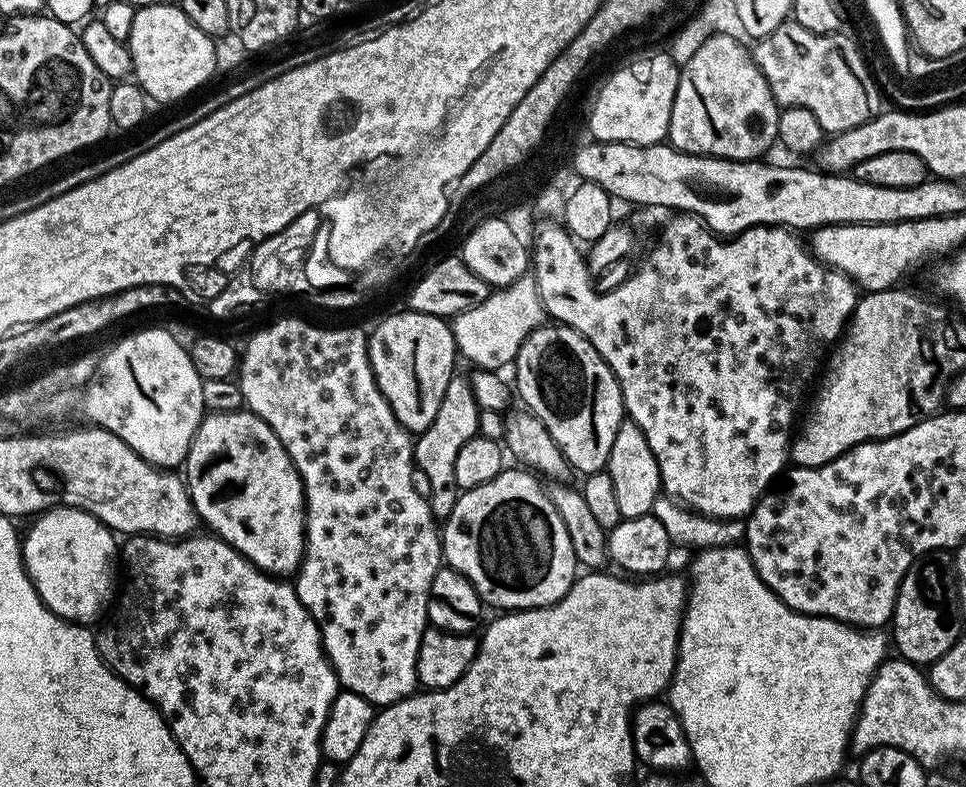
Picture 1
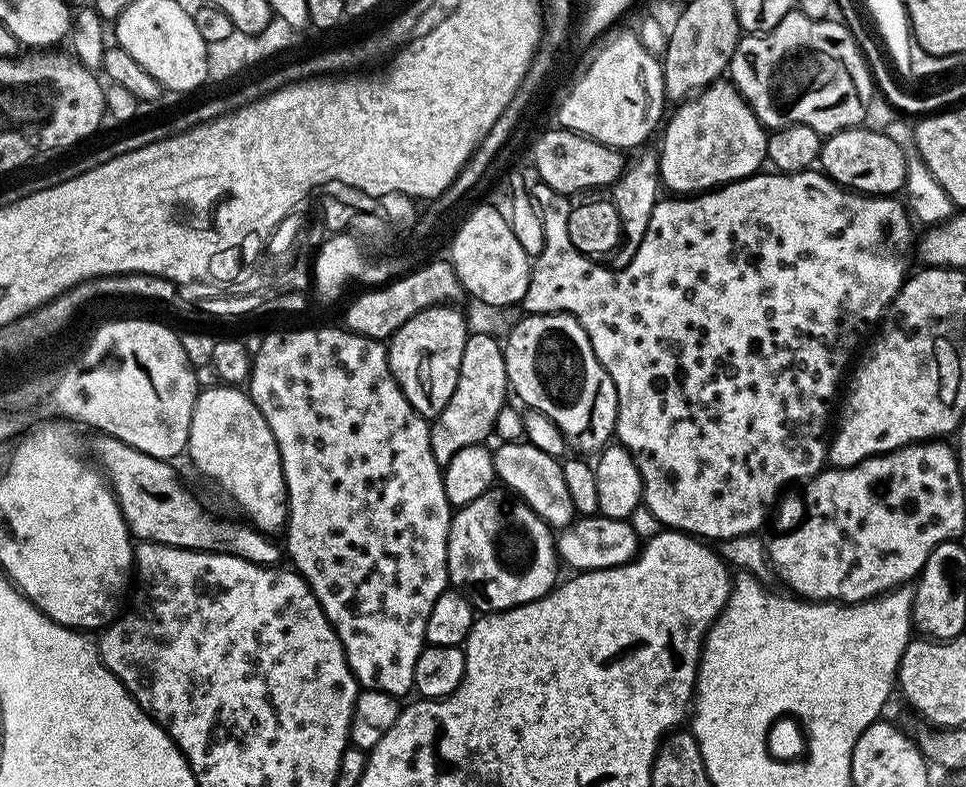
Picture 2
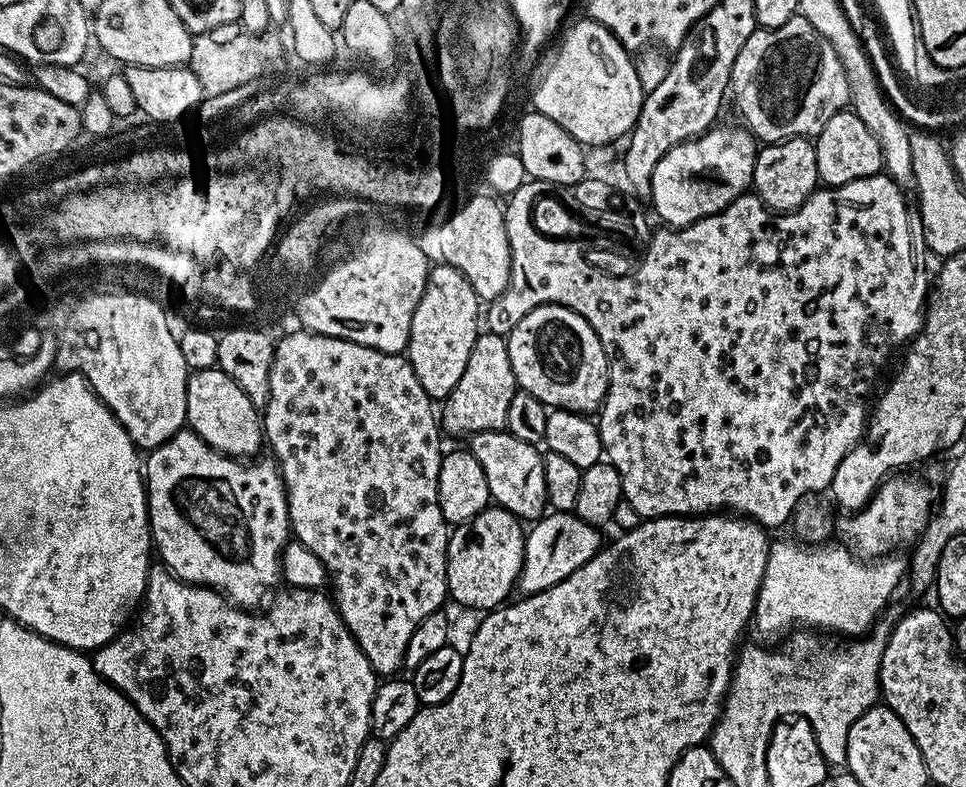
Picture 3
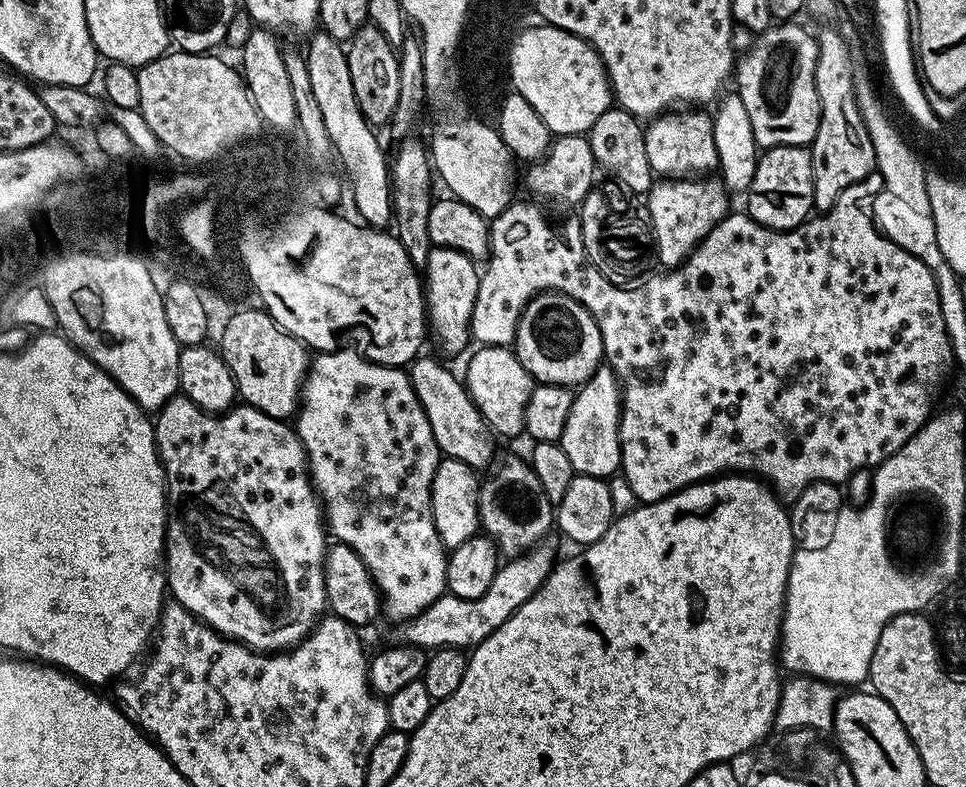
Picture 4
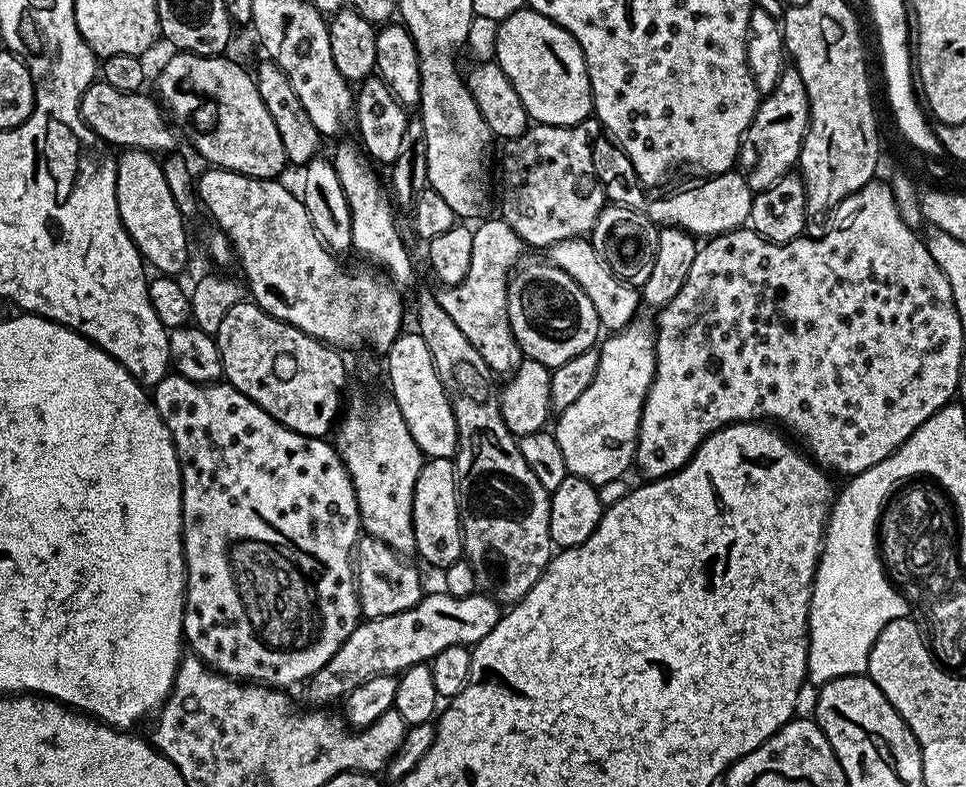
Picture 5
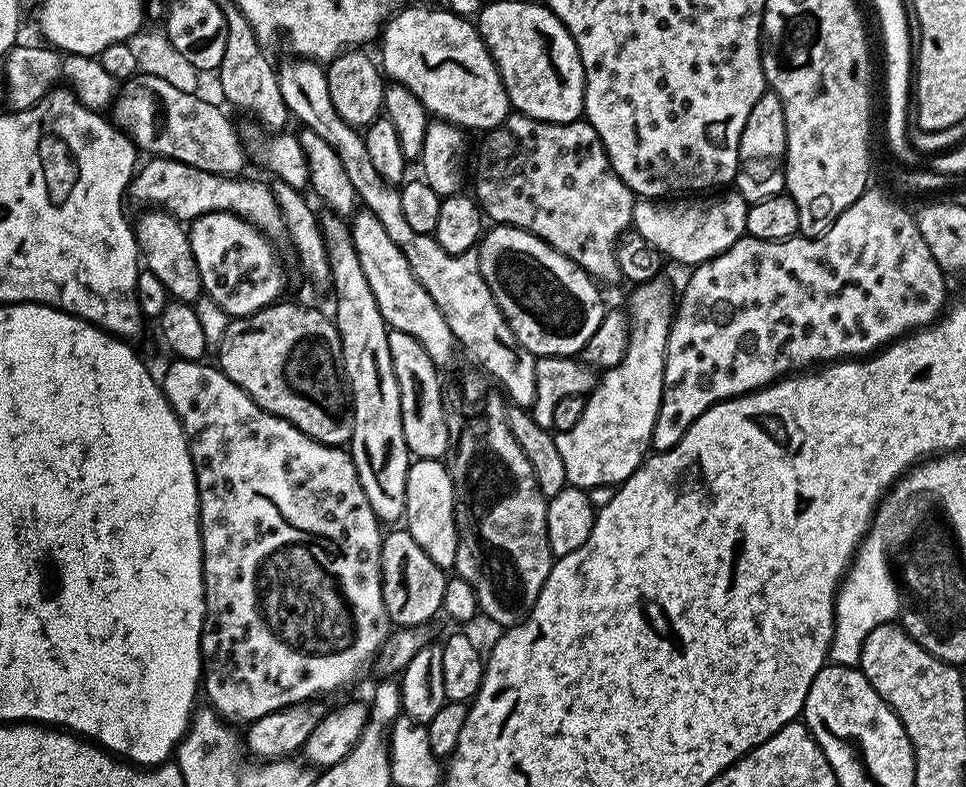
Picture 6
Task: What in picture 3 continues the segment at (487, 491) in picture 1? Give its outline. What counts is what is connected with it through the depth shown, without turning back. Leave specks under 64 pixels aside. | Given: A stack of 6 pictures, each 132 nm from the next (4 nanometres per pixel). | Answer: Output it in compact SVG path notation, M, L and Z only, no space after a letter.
M499 506L483 508L480 513L468 521L451 529L448 537L448 594L454 601L457 600L464 608L484 608L483 610L495 610L509 599L508 596L517 587L522 562L524 561L525 525L520 517L508 512Z

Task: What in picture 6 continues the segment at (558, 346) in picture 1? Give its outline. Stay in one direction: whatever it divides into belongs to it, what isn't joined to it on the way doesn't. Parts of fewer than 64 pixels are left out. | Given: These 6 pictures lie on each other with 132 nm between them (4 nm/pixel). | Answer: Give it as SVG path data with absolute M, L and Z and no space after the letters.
M498 224L488 229L478 241L480 269L486 286L496 299L500 312L508 319L509 333L533 356L570 356L583 353L590 334L598 330L606 305L600 301L597 281L593 280L583 268L578 267L568 256L554 250L542 238L521 228L511 228L509 224Z

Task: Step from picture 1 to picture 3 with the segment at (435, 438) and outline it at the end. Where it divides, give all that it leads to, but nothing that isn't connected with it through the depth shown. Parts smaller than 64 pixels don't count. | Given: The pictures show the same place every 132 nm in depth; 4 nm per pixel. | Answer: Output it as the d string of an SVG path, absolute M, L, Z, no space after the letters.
M484 330L477 335L474 350L470 350L470 362L458 378L458 386L443 401L444 413L438 416L443 431L452 436L471 437L473 432L499 432L506 422L506 410L510 398L518 391L514 370L510 366L508 341L503 336Z

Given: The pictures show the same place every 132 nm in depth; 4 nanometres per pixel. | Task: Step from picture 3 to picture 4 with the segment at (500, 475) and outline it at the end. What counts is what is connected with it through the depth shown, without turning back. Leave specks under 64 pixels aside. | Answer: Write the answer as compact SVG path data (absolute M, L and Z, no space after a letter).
M427 354L417 356L407 374L412 379L414 394L418 394L418 402L422 402L422 410L426 410L430 430L434 430L434 442L438 442L441 453L449 460L461 460L477 470L487 469L493 463L494 436L470 398L463 379Z

